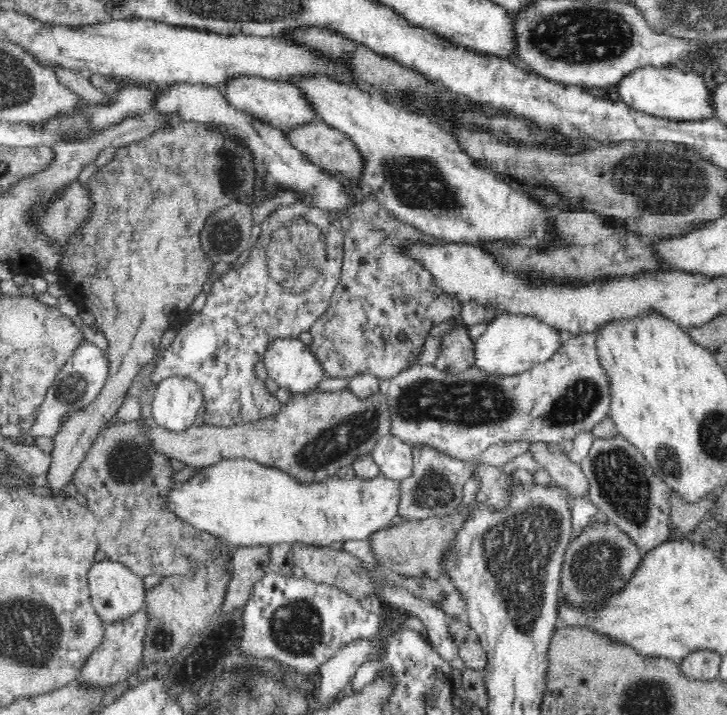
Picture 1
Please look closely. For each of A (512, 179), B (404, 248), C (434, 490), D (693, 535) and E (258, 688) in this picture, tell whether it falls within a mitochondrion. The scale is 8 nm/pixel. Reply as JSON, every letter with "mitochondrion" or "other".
{"A":"other","B":"other","C":"mitochondrion","D":"other","E":"mitochondrion"}

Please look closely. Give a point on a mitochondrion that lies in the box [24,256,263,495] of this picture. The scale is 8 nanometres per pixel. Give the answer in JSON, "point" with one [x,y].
{"point":[74,387]}

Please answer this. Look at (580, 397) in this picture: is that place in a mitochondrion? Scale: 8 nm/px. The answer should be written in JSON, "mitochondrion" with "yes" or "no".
{"mitochondrion":"yes"}

